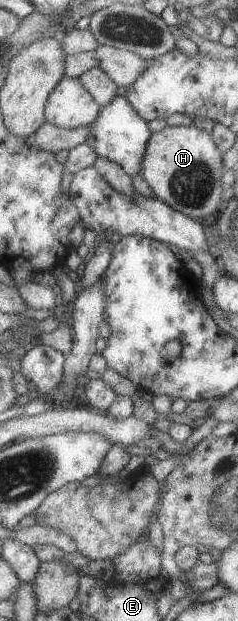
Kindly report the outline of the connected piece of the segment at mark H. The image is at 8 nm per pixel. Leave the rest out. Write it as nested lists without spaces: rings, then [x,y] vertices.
[[[193,125],[165,126],[151,133],[143,153],[139,174],[152,190],[154,197],[168,204],[174,211],[193,220],[203,221],[203,217],[222,209],[220,185],[222,155],[212,142],[210,135],[199,131]]]

